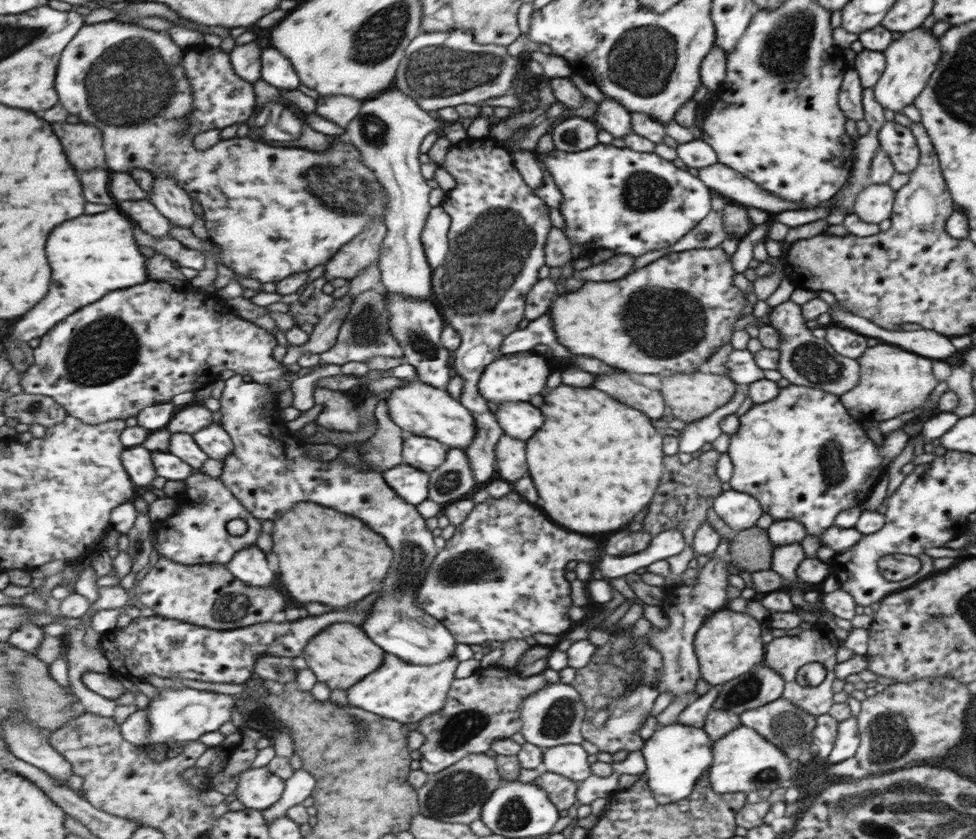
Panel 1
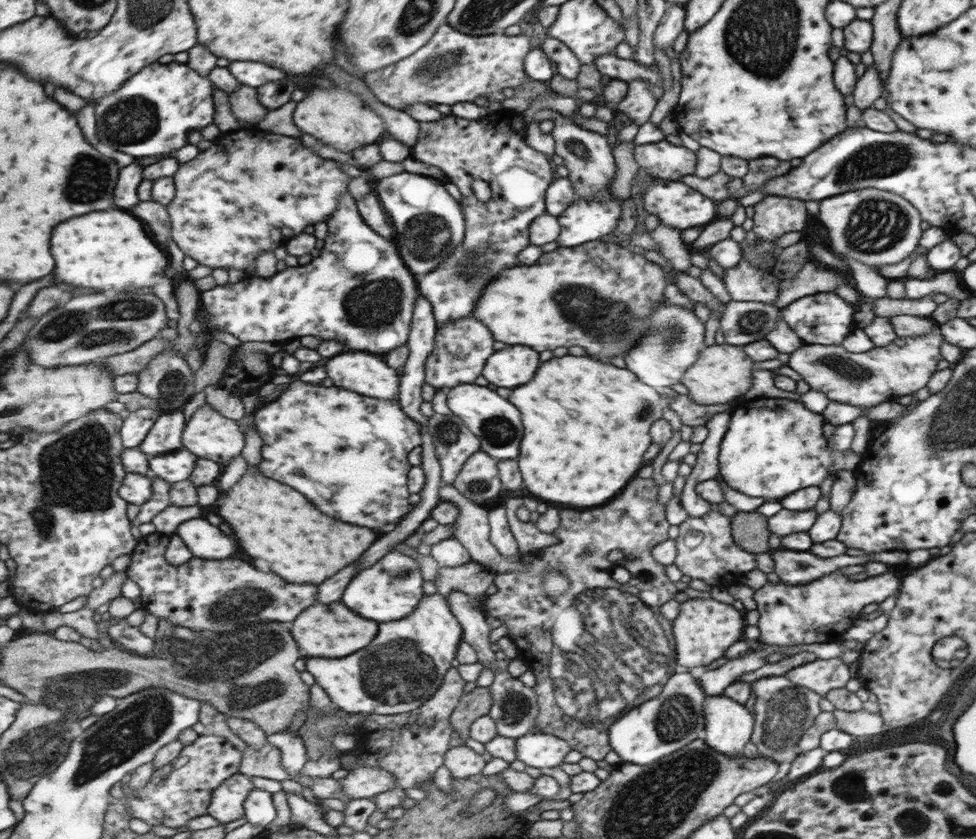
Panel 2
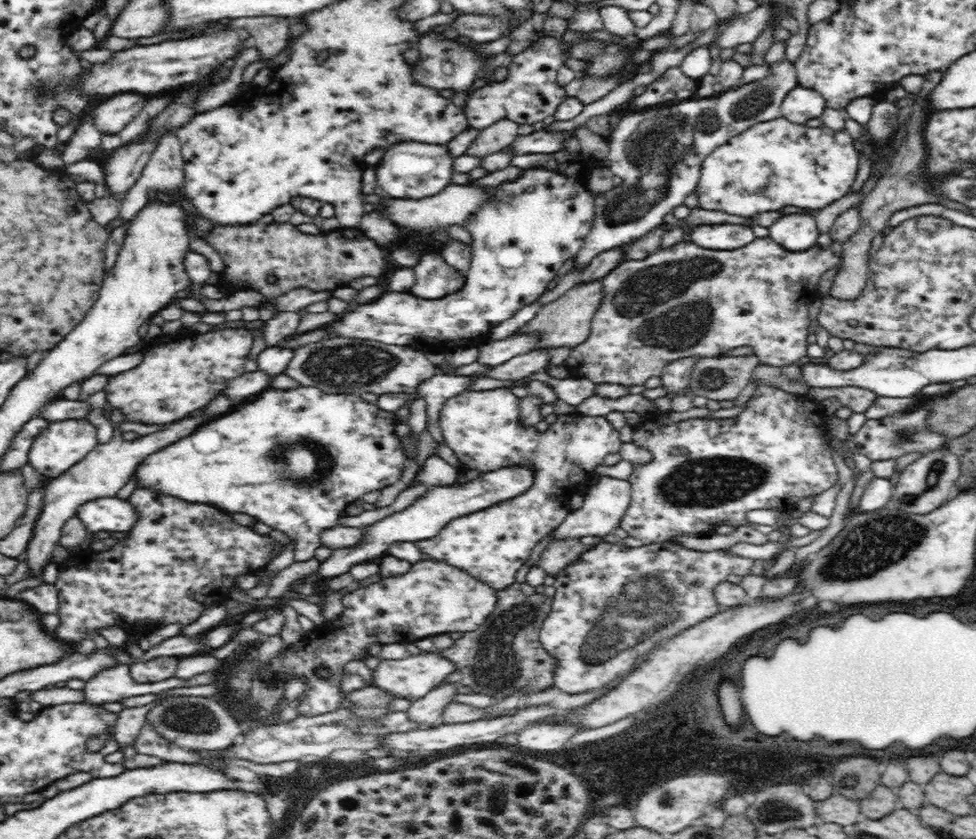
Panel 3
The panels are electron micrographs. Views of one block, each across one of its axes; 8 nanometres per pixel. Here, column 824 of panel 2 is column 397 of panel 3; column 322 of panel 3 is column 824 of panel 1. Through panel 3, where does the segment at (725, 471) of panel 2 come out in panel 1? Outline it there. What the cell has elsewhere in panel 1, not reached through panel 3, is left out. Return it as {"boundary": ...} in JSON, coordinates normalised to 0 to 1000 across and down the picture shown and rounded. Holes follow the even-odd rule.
{"boundary":[[[806,459],[805,461],[798,461],[797,468],[790,476],[778,482],[770,482],[769,485],[759,496],[756,497],[757,508],[755,513],[746,518],[747,527],[744,536],[744,541],[748,546],[750,553],[750,564],[746,572],[749,583],[755,586],[762,586],[767,589],[776,596],[778,603],[781,605],[782,611],[790,614],[792,620],[816,620],[825,631],[827,639],[835,639],[837,644],[841,644],[847,629],[853,627],[853,617],[858,615],[859,610],[866,608],[867,605],[880,604],[883,600],[886,600],[888,591],[891,591],[890,584],[897,579],[897,574],[901,572],[901,563],[905,560],[905,555],[909,555],[909,551],[914,548],[923,539],[923,534],[927,532],[929,527],[929,517],[924,511],[913,513],[913,515],[905,518],[903,530],[901,534],[884,517],[882,508],[876,503],[876,498],[872,497],[867,490],[867,485],[863,482],[862,474],[856,472],[849,467],[843,467],[843,464],[839,462],[827,462],[821,459]]]}

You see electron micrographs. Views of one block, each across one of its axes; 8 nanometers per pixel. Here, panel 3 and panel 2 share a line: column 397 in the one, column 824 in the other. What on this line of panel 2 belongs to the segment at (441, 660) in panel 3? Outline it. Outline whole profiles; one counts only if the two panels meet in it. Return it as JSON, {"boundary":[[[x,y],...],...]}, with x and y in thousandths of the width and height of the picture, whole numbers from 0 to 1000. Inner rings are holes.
{"boundary":[[[861,784],[837,785],[806,799],[803,808],[817,819],[829,821],[844,831],[850,822],[866,818],[870,810],[870,799],[866,791],[862,791]]]}

